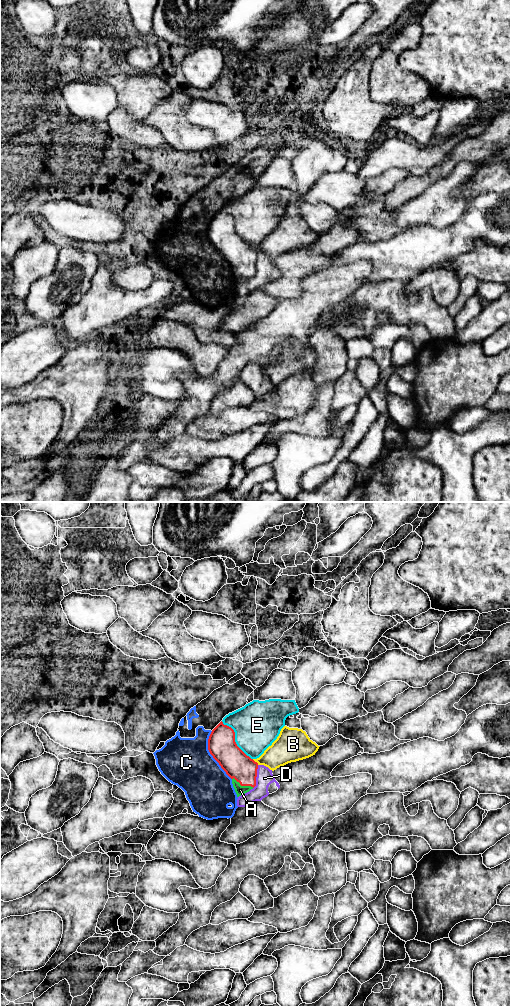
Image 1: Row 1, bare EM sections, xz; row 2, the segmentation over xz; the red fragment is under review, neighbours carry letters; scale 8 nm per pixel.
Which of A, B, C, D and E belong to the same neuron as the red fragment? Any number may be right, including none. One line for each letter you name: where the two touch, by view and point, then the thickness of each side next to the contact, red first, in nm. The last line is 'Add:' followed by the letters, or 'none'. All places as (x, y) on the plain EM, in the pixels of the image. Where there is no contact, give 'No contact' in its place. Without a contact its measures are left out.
A: Touches red at xz (243, 273). Thickness 220 nm (red) against 80 nm
Add: A

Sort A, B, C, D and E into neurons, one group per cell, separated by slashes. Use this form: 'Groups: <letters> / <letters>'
Groups: A / B / C / D / E

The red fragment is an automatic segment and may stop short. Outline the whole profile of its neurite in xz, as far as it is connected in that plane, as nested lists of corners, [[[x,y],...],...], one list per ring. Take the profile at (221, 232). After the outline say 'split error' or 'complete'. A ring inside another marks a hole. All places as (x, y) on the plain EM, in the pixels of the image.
[[[222,209],[209,224],[208,238],[232,267],[237,285],[256,274],[258,251],[237,234],[234,218]]]; split error

